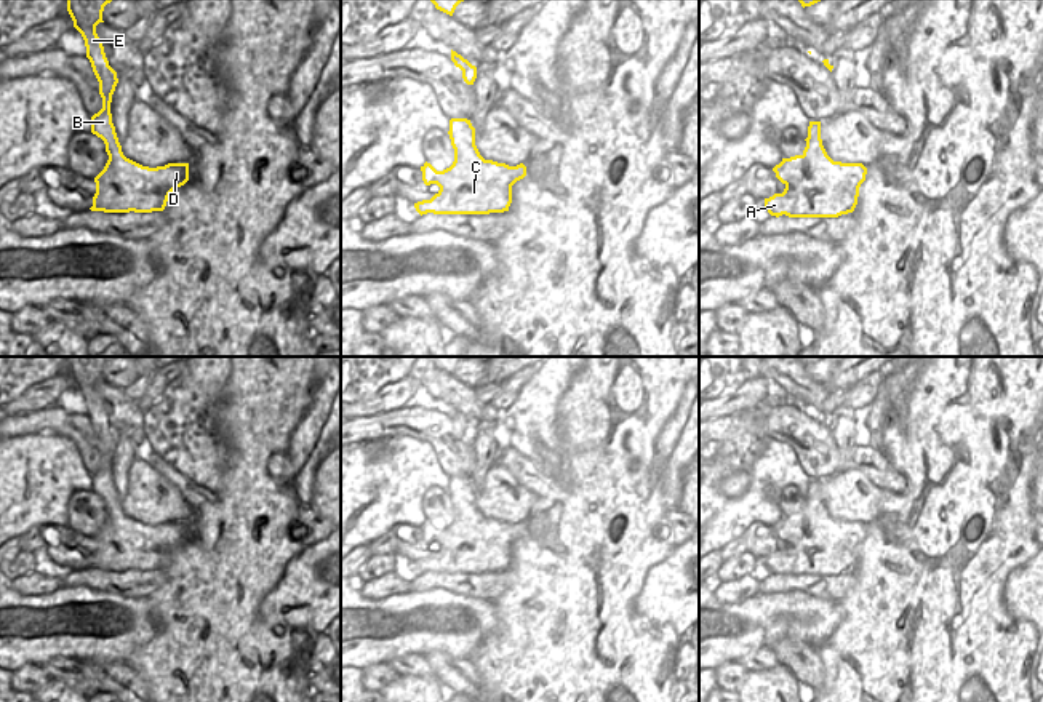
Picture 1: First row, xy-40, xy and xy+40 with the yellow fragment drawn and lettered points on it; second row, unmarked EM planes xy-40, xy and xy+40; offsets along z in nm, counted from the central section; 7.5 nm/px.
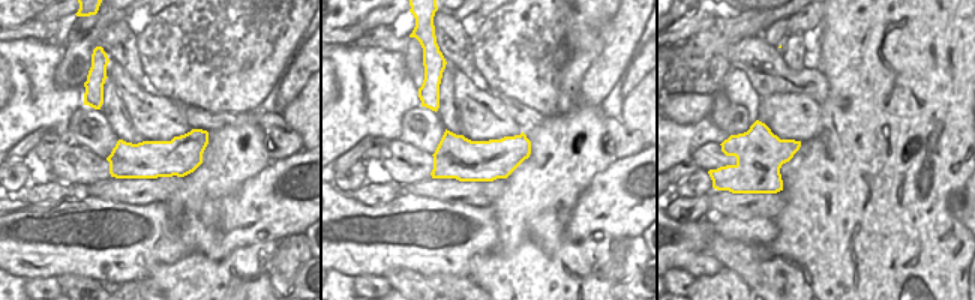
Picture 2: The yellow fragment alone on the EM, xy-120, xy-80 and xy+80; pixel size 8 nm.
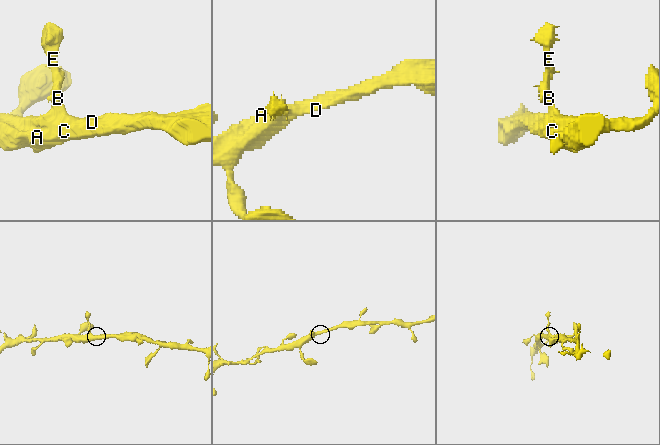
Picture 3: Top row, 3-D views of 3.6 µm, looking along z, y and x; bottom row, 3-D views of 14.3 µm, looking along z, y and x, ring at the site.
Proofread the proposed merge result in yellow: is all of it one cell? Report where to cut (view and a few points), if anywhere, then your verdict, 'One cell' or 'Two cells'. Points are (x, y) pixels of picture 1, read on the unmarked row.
No split. One cell.

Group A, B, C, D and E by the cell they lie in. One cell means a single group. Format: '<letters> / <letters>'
A B C D E

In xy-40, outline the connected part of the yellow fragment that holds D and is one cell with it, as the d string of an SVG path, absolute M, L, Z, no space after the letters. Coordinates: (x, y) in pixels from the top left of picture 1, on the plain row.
M67 357L67 369L74 385L82 392L86 416L99 440L102 467L91 475L91 491L106 502L109 518L94 536L96 552L91 569L104 571L152 571L163 569L170 552L189 539L189 521L168 521L165 525L142 525L122 510L112 481L110 461L118 441L117 430L109 424L96 384L102 369L114 357Z

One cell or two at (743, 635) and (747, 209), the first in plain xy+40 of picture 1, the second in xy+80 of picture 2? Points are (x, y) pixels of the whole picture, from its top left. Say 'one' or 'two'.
two

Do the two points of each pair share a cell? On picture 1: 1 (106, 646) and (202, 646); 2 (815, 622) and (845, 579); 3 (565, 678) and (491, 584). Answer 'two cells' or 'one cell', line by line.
1: two cells
2: two cells
3: two cells

